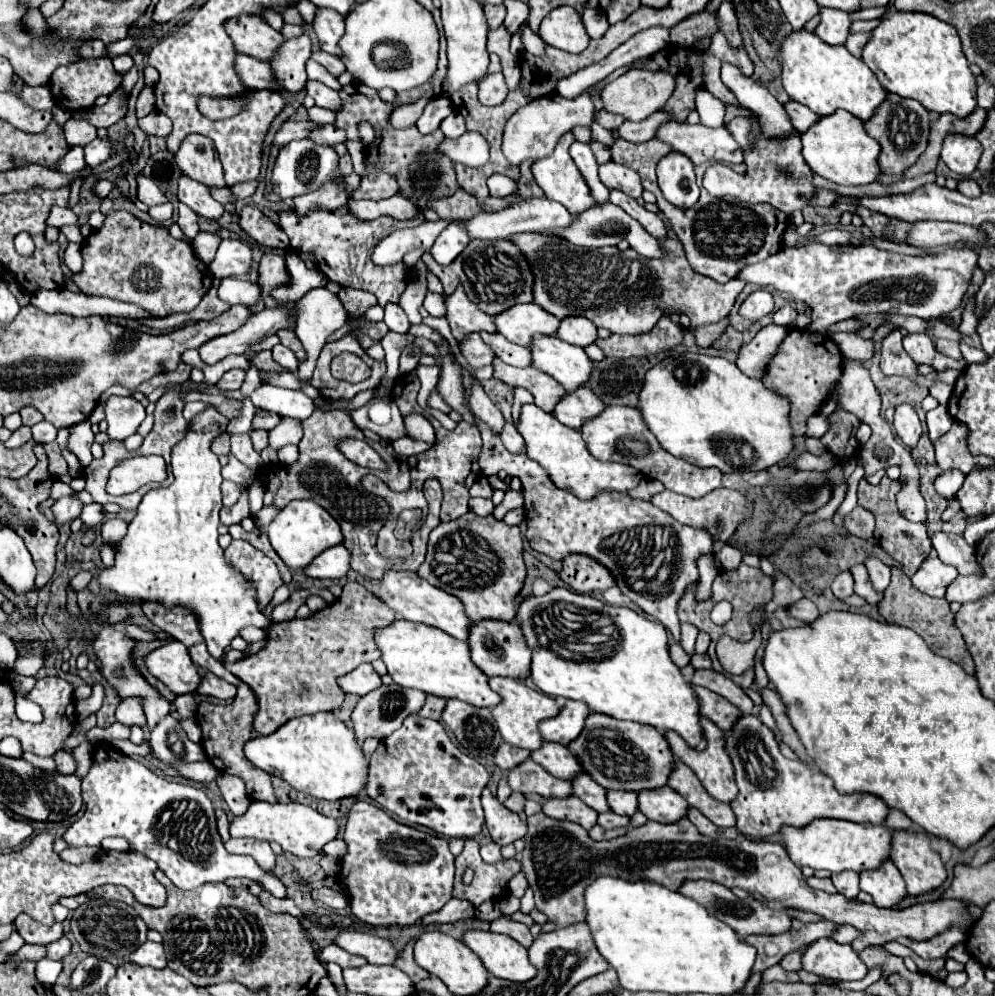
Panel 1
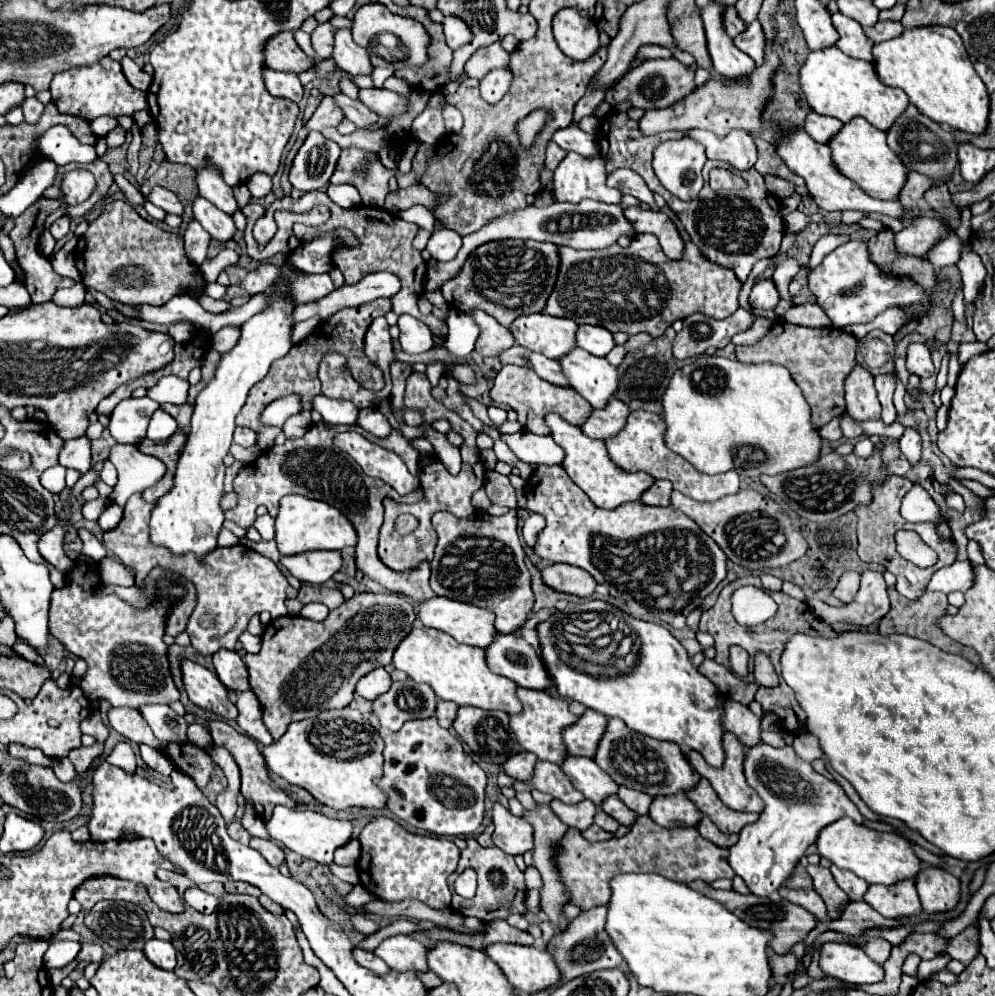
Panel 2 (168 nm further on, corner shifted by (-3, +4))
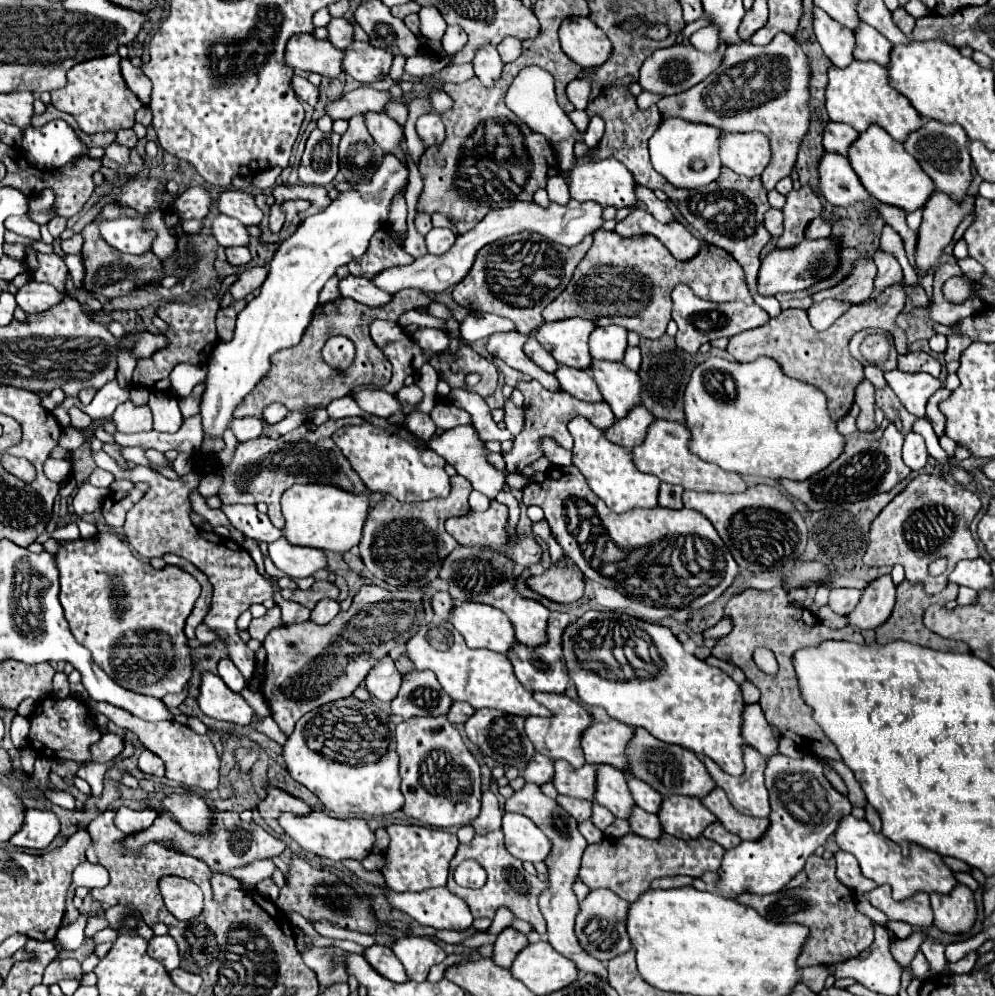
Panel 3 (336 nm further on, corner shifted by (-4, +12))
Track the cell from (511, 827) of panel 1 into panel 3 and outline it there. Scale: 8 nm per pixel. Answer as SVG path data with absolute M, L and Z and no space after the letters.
M507 812L503 816L507 850L523 862L545 862L551 852L551 840L525 816Z

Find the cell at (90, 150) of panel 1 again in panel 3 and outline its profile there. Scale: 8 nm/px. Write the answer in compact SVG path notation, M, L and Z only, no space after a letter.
M53 120L43 128L29 126L23 132L21 150L35 168L61 168L75 160L87 146L77 138L73 128L63 120Z

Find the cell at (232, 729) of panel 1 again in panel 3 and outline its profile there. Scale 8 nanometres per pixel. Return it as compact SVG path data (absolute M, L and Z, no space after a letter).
M267 786L267 796L265 796L265 800L259 802L257 810L259 810L261 818L267 822L267 826L271 826L277 834L285 834L283 828L279 826L281 812L293 812L293 814L309 814L311 812L311 808L303 800L293 798L287 792L283 794L283 790L273 788L273 786Z

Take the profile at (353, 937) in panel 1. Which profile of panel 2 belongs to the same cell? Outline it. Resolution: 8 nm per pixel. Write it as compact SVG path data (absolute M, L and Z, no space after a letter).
M390 936L386 940L380 942L380 946L374 950L374 954L378 954L392 970L404 972L418 972L418 970L428 970L426 964L426 946L418 940L414 940L412 936Z

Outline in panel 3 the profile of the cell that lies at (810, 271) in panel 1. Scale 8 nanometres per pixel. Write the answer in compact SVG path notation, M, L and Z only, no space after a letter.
M823 300L813 304L807 310L807 316L811 320L811 326L815 330L827 330L843 312L847 310L845 302L837 302L837 300Z

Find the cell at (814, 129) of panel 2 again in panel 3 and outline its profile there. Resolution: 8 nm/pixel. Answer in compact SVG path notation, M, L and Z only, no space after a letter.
M829 122L823 134L823 146L825 150L847 156L847 150L851 142L855 142L855 138L859 138L859 134L851 126L841 124L841 122Z

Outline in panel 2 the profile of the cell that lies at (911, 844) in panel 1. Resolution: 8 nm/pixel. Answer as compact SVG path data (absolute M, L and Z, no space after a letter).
M922 864L922 874L918 874L916 890L922 908L928 914L952 910L960 898L960 880L944 868Z

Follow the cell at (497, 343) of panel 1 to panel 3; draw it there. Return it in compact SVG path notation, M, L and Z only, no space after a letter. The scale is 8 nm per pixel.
M559 366L555 372L557 380L561 382L563 390L571 396L583 400L583 402L601 402L603 396L599 394L599 386L595 386L595 380L587 370L575 370L569 366Z

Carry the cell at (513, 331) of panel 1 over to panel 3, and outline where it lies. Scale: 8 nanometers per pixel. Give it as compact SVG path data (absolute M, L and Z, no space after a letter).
M567 318L561 322L545 322L537 328L535 338L547 346L551 356L569 368L587 370L591 368L589 334L595 330L593 322L583 318Z

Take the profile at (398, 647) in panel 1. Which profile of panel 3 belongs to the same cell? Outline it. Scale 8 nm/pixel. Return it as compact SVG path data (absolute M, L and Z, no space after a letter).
M427 624L427 626L419 628L419 632L407 642L407 656L411 658L411 662L415 664L417 670L431 670L431 672L435 672L441 688L453 700L469 702L477 710L479 708L495 708L495 710L501 710L505 714L515 714L515 716L523 716L523 718L529 718L529 716L551 716L551 712L547 712L539 702L535 702L533 694L529 690L525 690L521 686L521 682L515 678L513 666L511 666L507 656L491 652L491 650L483 650L483 648L471 650L463 642L463 636L451 624Z

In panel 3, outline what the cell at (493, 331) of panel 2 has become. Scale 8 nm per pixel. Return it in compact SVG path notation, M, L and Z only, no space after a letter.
M497 332L497 334L489 336L487 350L495 358L503 360L507 366L511 366L511 368L531 376L533 380L541 382L547 390L561 392L561 386L559 386L559 380L555 378L555 374L541 370L535 362L531 362L527 358L527 354L523 352L523 342L527 342L527 336L523 336L519 332Z

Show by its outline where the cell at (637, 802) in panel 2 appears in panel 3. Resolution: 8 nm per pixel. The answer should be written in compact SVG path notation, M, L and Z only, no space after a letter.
M631 776L629 778L629 790L631 790L631 794L635 798L635 804L639 808L643 808L649 814L657 814L659 812L663 796L659 792L655 792L651 786L647 786L647 782Z

